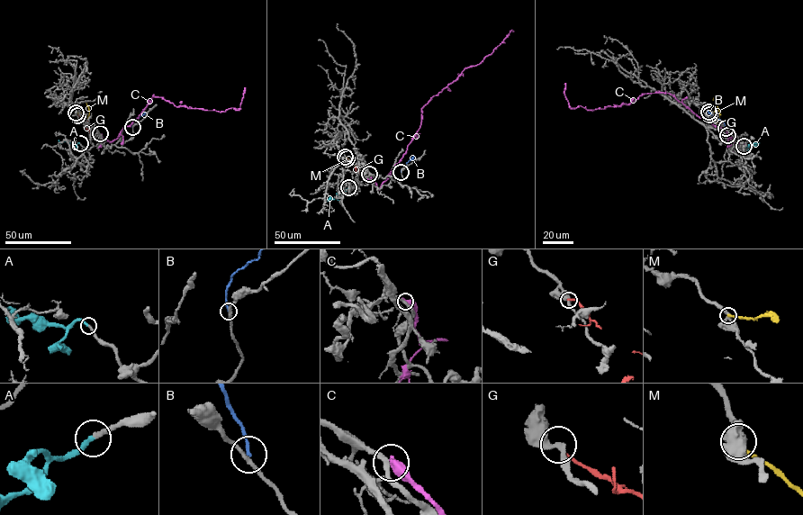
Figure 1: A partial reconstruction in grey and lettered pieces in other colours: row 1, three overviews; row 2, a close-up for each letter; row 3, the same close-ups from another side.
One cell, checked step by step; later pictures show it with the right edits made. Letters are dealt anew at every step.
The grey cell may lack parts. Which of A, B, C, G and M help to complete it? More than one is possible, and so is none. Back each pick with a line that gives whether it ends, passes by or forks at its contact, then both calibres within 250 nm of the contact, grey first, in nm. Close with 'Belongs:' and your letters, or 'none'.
A: it ends | 240/280 nm
Belongs: A

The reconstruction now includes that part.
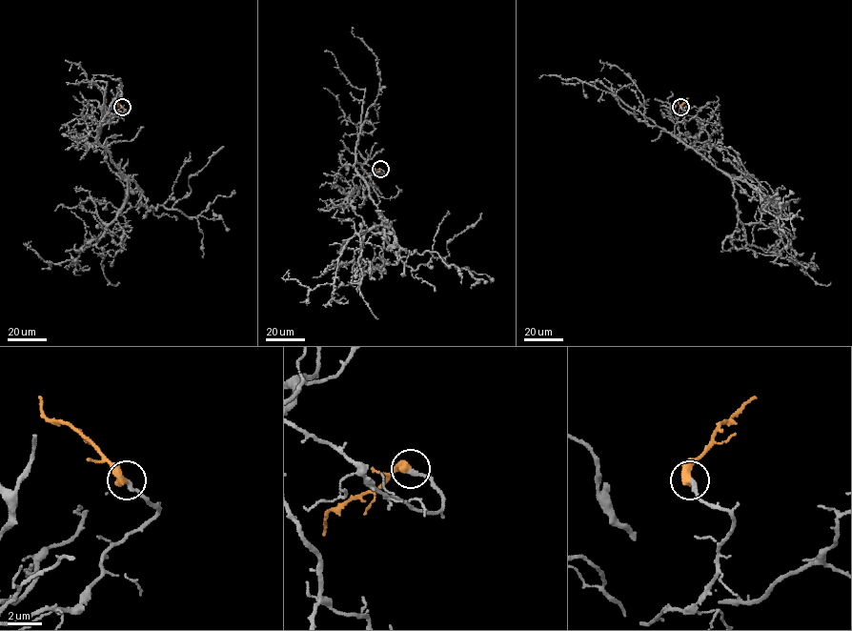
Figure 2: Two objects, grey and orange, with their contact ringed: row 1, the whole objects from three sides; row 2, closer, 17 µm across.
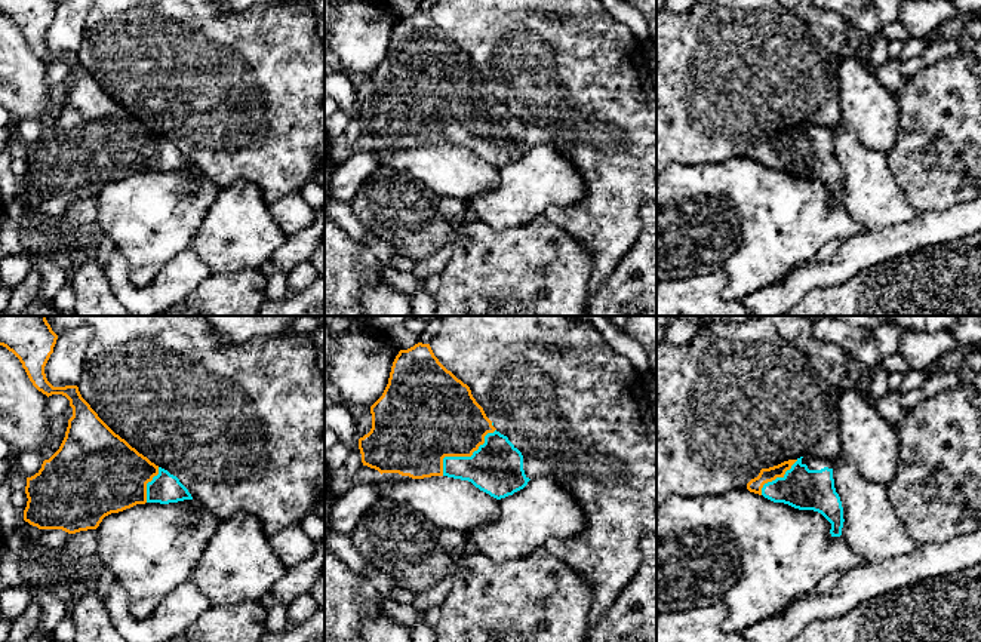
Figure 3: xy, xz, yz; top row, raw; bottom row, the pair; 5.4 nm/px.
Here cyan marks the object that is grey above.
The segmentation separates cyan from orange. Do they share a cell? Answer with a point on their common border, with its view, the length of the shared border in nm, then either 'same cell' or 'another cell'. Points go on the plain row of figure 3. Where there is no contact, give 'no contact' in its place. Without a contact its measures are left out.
xz (463, 125) | 380 nm | same cell

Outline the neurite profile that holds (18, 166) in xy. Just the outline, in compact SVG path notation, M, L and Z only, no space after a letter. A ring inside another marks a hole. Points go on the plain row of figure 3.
M12 159L10 169L18 181L19 191L22 191L24 190L24 178L27 175L27 169L28 169L25 159Z

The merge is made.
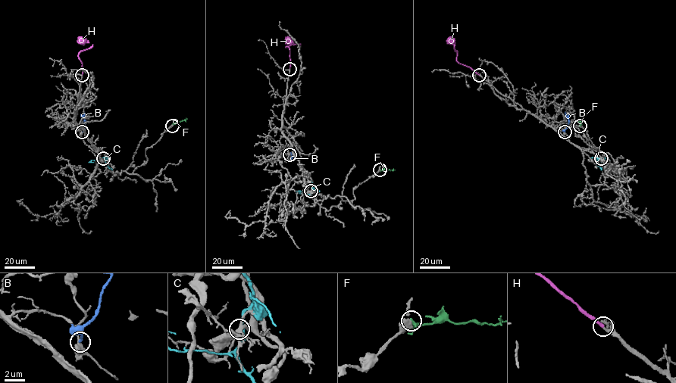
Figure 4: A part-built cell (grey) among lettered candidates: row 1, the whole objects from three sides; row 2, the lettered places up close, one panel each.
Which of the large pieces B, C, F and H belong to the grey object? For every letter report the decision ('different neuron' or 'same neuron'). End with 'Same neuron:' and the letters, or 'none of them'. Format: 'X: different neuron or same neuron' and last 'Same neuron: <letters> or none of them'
B: different neuron
C: different neuron
F: different neuron
H: same neuron
Same neuron: H

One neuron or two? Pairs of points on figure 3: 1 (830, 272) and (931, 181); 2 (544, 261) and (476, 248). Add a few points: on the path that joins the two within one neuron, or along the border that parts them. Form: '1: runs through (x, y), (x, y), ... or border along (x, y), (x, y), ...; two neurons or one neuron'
1: border along (953, 205), (943, 211), (919, 212); two neurons
2: runs through (528, 261), (492, 261); one neuron

